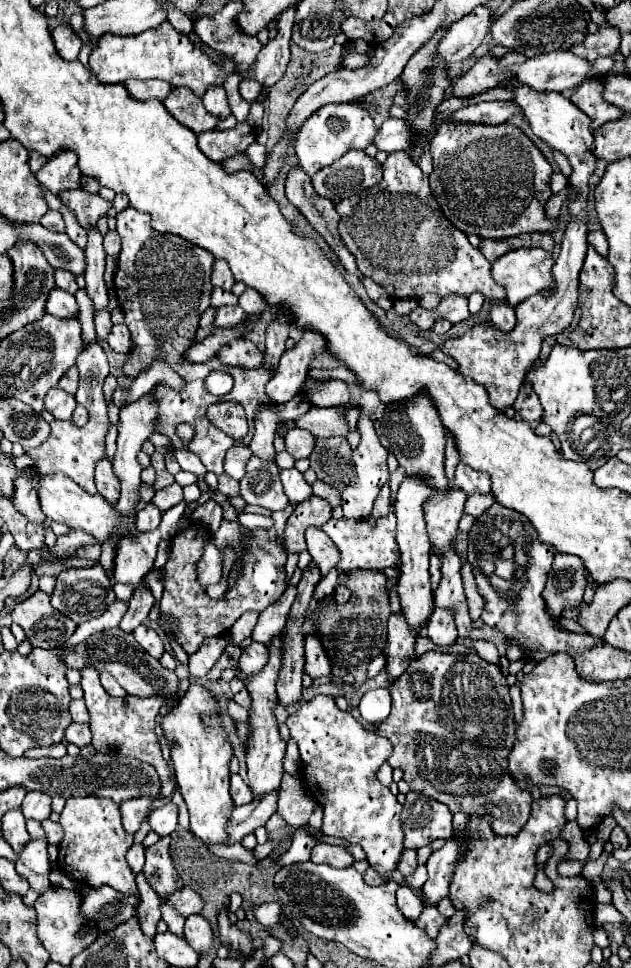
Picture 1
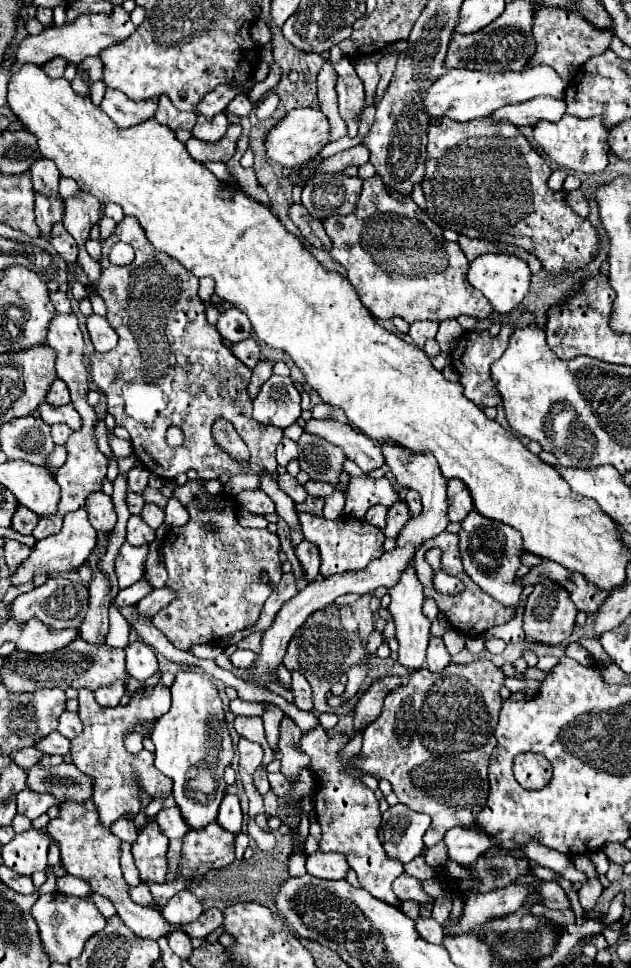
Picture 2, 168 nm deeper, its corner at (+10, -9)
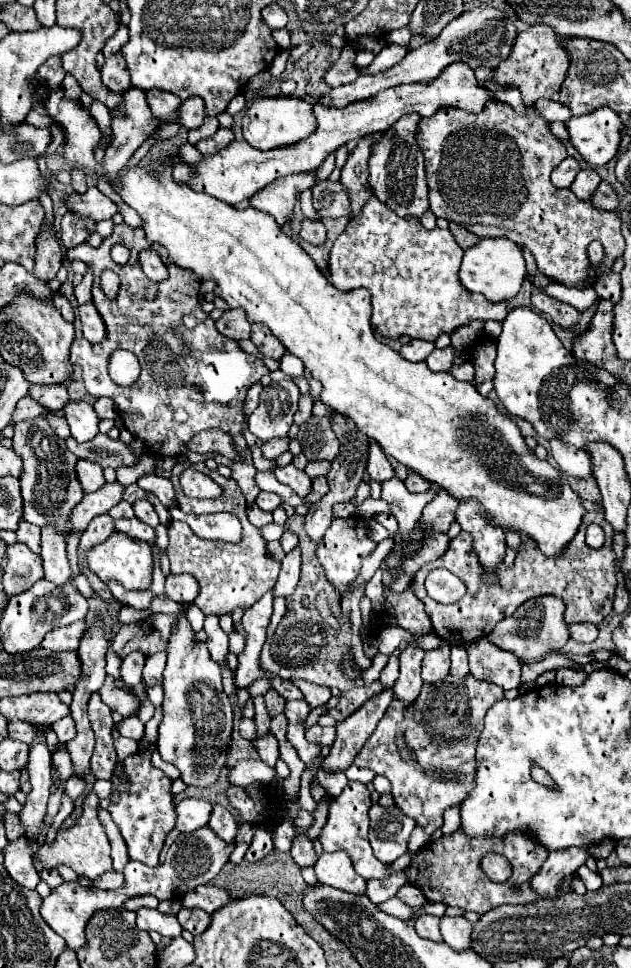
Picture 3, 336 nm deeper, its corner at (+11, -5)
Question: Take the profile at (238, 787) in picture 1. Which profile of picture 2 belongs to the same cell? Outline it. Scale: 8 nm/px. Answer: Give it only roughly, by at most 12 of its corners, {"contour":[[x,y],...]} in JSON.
{"contour":[[224,795],[216,821],[240,833],[242,809],[238,795]]}

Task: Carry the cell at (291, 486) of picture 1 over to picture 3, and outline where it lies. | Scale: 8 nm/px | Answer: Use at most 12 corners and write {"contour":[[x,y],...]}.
{"contour":[[293,463],[275,469],[281,483],[299,497],[311,491],[311,479]]}

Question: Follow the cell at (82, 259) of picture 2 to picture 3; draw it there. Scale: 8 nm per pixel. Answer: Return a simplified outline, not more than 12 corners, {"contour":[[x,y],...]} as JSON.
{"contour":[[97,187],[67,197],[69,211],[95,221],[111,219],[119,207]]}

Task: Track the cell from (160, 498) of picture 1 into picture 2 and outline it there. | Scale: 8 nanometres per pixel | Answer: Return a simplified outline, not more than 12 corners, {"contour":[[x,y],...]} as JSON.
{"contour":[[146,503],[142,517],[152,529],[164,523],[166,513],[154,503]]}

